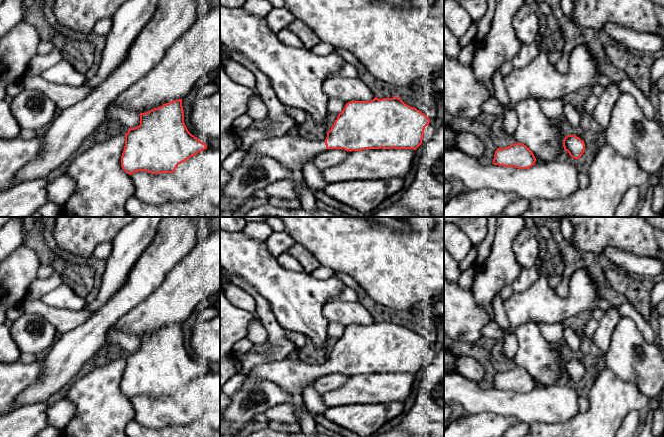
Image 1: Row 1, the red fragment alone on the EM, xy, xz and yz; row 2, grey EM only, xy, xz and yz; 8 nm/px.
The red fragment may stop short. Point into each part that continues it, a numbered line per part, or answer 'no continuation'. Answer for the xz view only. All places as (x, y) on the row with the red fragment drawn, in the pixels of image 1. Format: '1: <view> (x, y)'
1: xz (292, 152)

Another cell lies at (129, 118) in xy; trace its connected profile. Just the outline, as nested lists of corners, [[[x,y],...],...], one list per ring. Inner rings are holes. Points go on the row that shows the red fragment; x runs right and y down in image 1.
[[[111,102],[106,108],[107,117],[118,121],[128,128],[134,128],[140,125],[140,115],[130,109],[115,105]]]

